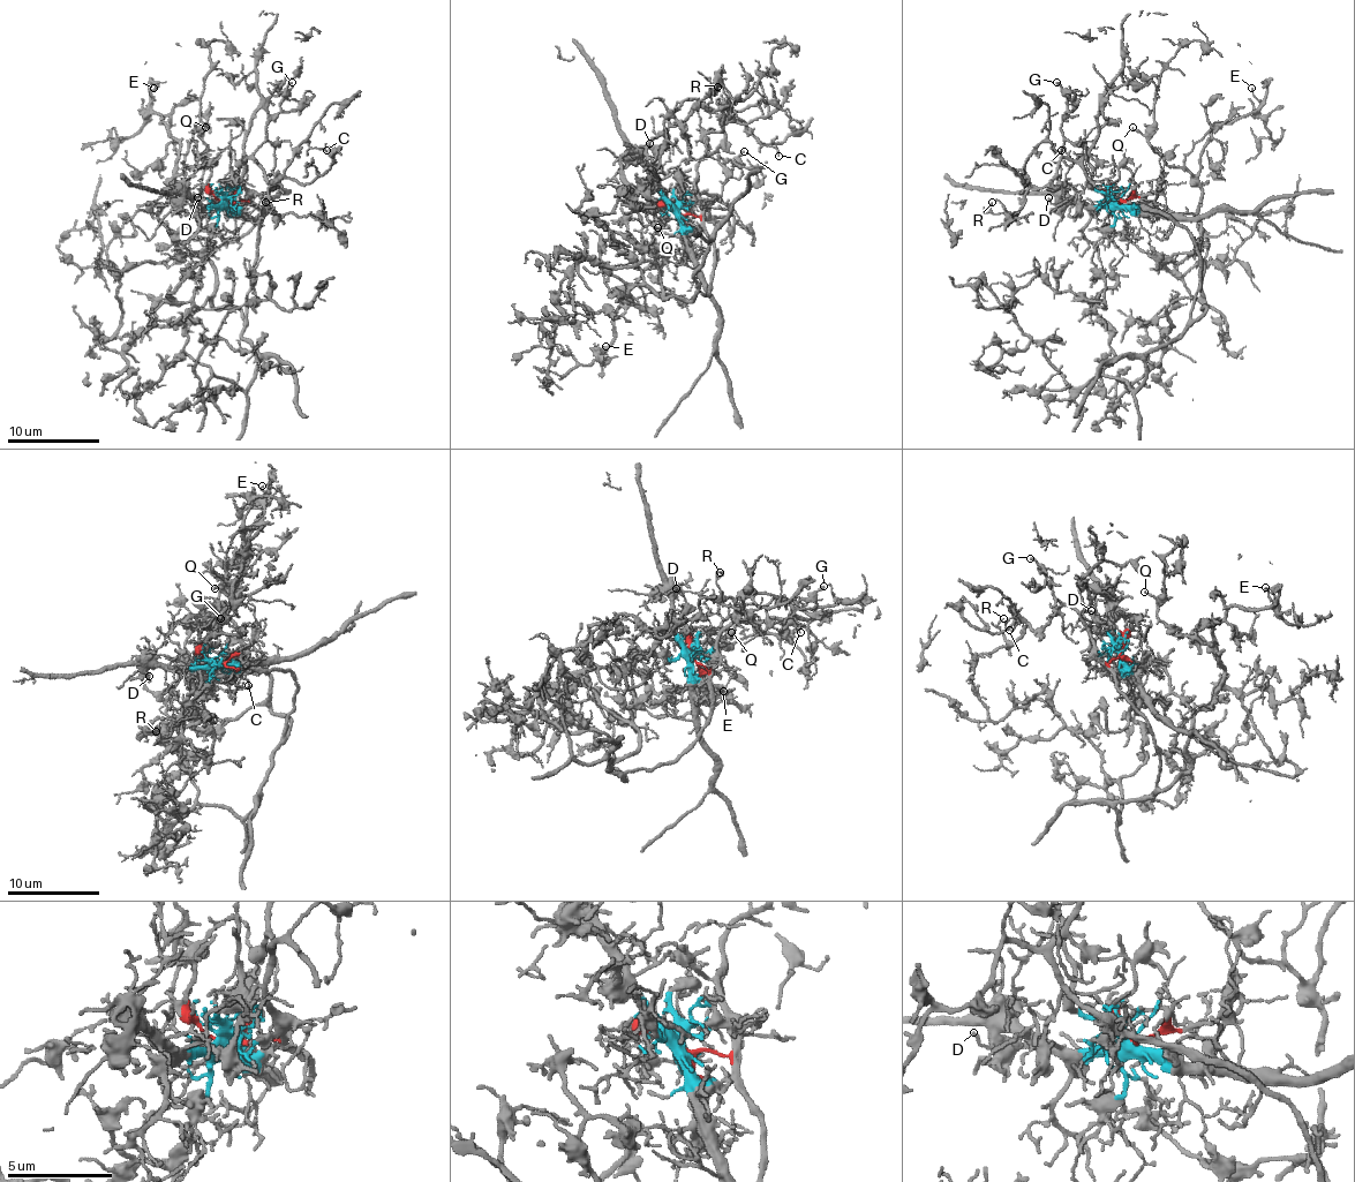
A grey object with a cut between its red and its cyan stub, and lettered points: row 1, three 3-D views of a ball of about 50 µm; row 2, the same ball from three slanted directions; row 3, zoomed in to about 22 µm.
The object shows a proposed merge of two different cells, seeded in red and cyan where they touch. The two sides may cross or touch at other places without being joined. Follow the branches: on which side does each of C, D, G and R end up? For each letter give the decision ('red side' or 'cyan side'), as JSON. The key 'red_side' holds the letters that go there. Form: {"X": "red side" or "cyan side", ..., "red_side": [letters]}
{"C": "red side", "D": "cyan side", "G": "red side", "R": "red side", "red_side": ["C", "G", "R"]}

